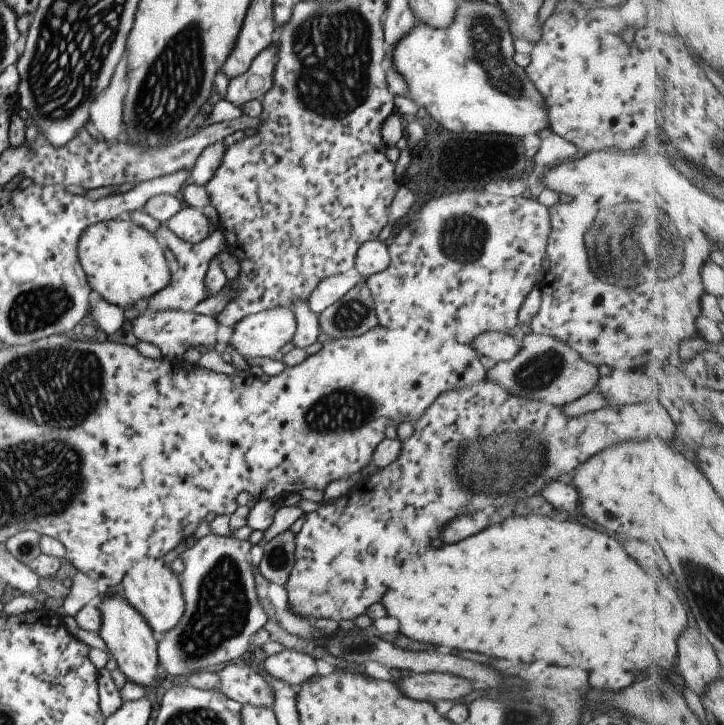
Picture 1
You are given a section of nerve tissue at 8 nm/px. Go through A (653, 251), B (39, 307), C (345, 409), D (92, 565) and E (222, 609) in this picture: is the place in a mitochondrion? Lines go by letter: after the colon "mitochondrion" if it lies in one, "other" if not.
A: mitochondrion
B: mitochondrion
C: mitochondrion
D: other
E: mitochondrion

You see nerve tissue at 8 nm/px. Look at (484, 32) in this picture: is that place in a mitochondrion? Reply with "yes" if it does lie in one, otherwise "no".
yes

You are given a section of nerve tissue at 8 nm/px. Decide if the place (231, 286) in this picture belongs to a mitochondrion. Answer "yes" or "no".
no

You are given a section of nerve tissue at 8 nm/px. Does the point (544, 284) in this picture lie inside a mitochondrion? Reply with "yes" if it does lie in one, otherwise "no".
no

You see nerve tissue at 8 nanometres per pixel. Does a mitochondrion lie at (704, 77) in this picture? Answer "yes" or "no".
no

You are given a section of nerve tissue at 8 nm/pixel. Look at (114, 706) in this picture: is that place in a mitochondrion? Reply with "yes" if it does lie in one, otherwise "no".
no

